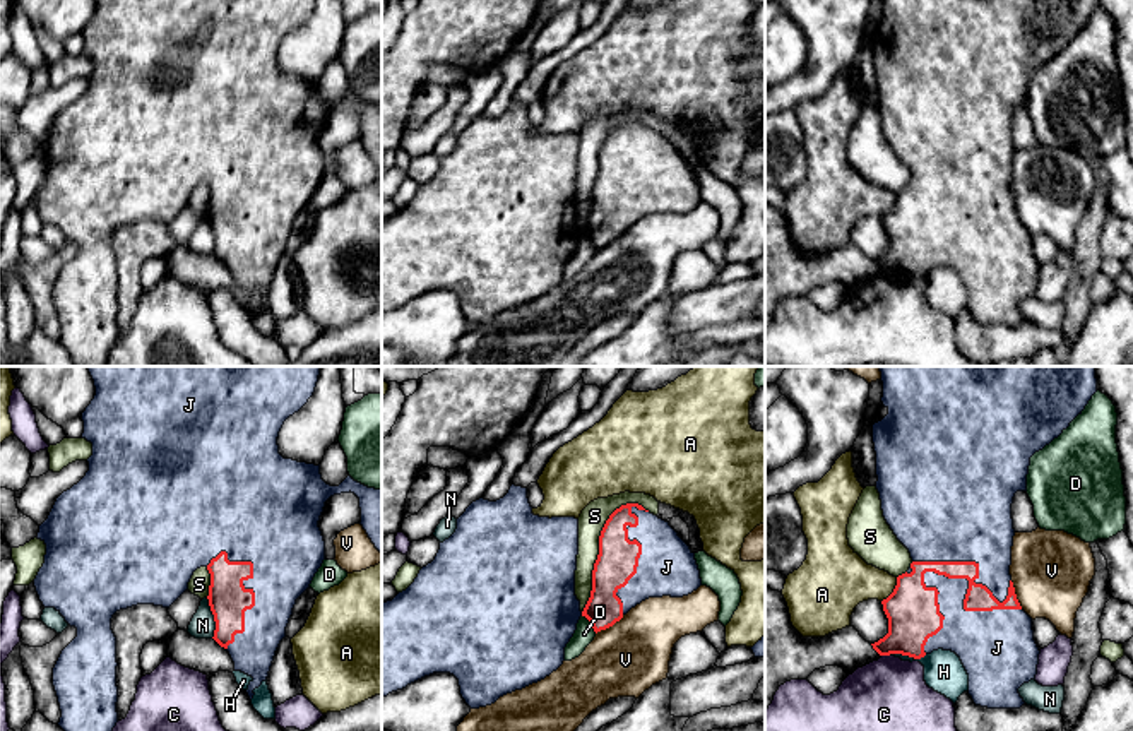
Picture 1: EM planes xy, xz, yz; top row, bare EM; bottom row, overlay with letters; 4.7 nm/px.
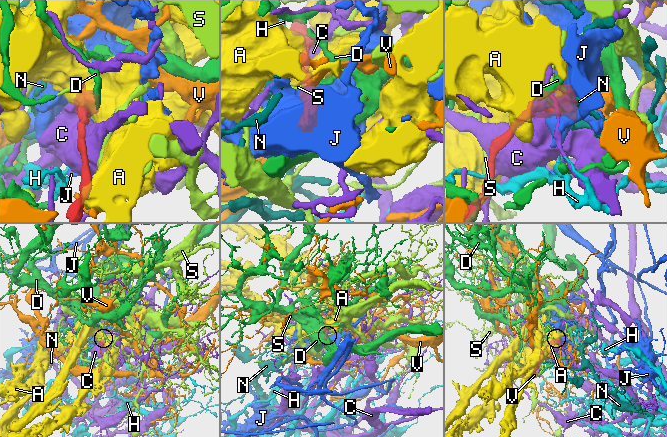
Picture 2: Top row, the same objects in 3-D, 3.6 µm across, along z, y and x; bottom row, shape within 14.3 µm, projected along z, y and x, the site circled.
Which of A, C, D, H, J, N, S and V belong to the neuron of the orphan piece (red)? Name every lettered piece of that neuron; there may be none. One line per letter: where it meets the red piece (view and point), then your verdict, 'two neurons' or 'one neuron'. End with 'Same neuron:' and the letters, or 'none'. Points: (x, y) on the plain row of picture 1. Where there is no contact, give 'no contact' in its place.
A: yz (894, 206) | two neurons
C: yz (885, 271) | two neurons
D: xz (591, 240) | two neurons
H: yz (907, 271) | two neurons
J: yz (945, 192) | one neuron
N: xy (214, 235) | two neurons
S: xz (599, 165) | two neurons
V: xz (610, 242) | two neurons
Same neuron: J

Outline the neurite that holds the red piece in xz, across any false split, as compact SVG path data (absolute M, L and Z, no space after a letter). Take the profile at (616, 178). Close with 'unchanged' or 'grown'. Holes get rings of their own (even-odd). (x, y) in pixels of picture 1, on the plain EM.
M512 101L508 110L489 118L472 118L457 135L455 149L440 159L431 180L392 217L382 221L382 313L433 289L450 289L459 296L460 312L471 325L495 320L500 313L537 300L565 277L565 264L585 233L594 248L620 238L649 214L683 214L702 202L695 169L669 142L638 120L616 125L599 152L599 171L592 187L592 207L585 224L575 212L578 171L578 135L539 134L532 130L527 104Z; grown

